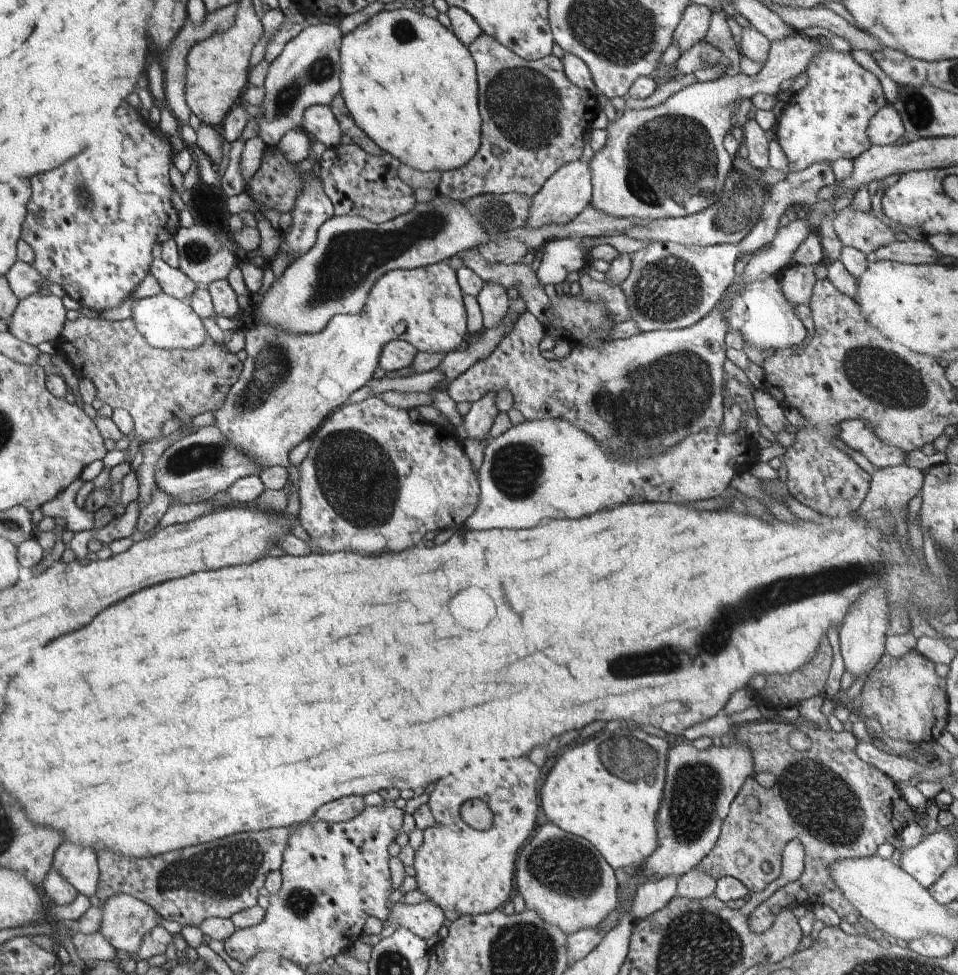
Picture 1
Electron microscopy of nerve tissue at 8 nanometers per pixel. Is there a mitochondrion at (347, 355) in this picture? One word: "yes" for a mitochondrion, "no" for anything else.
no

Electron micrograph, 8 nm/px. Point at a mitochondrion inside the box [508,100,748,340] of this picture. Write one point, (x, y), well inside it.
(667, 156)

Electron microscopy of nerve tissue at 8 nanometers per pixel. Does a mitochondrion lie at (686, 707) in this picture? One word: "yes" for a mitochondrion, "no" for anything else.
no

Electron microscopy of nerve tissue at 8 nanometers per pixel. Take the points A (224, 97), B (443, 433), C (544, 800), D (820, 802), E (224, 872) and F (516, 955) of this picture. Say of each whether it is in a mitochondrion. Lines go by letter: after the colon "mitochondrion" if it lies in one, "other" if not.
A: other
B: other
C: other
D: mitochondrion
E: mitochondrion
F: mitochondrion

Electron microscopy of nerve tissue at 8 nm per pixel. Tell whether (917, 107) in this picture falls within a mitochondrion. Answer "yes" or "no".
yes

